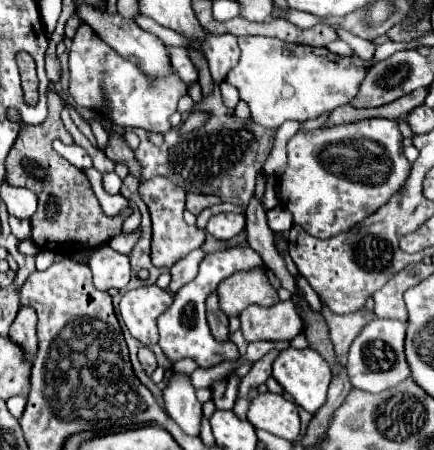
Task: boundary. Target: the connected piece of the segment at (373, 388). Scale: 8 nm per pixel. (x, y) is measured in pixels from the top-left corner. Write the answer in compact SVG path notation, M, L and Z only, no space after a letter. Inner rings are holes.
M380 318L370 322L352 342L348 352L348 378L352 386L376 394L410 378L410 366L406 364L404 354L404 340L406 340L406 322L380 320Z

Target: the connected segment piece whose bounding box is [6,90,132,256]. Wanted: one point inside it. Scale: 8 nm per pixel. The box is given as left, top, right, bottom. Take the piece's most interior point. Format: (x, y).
(69, 218)

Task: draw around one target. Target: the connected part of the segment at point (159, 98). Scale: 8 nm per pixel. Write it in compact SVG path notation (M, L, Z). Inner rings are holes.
M82 24L70 48L70 94L78 106L94 112L110 108L110 120L122 128L146 128L166 134L170 130L168 116L176 112L178 98L186 94L184 82L174 74L150 84L146 76L128 60L118 56L100 36Z

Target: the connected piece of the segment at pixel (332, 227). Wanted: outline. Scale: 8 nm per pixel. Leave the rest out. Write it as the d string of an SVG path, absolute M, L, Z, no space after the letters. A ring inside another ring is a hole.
M370 118L354 124L334 124L310 132L298 132L286 144L286 170L280 176L280 202L292 212L294 222L316 238L332 238L350 230L362 218L376 212L406 182L410 162L402 154L402 134L394 120Z

